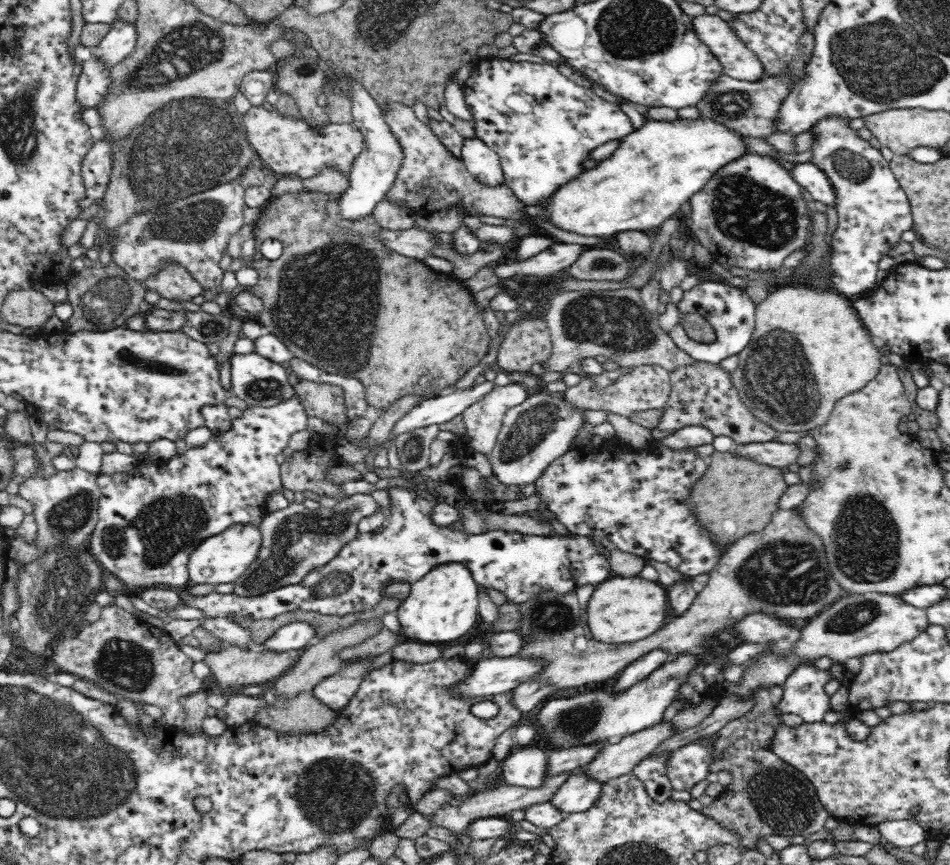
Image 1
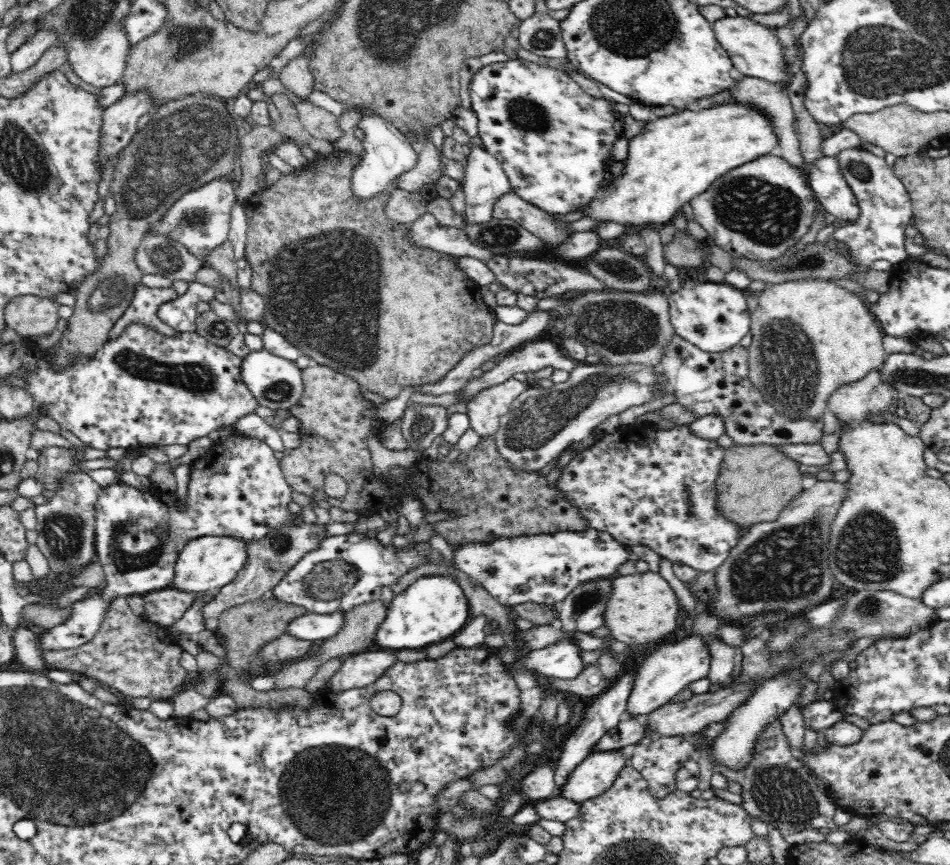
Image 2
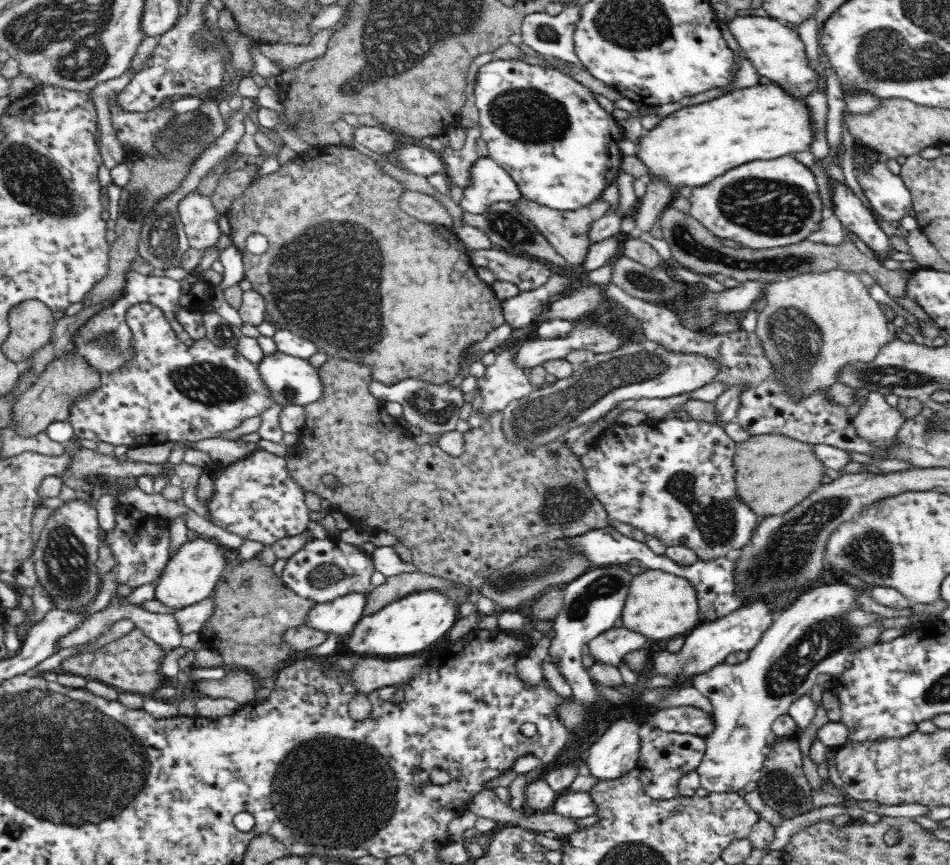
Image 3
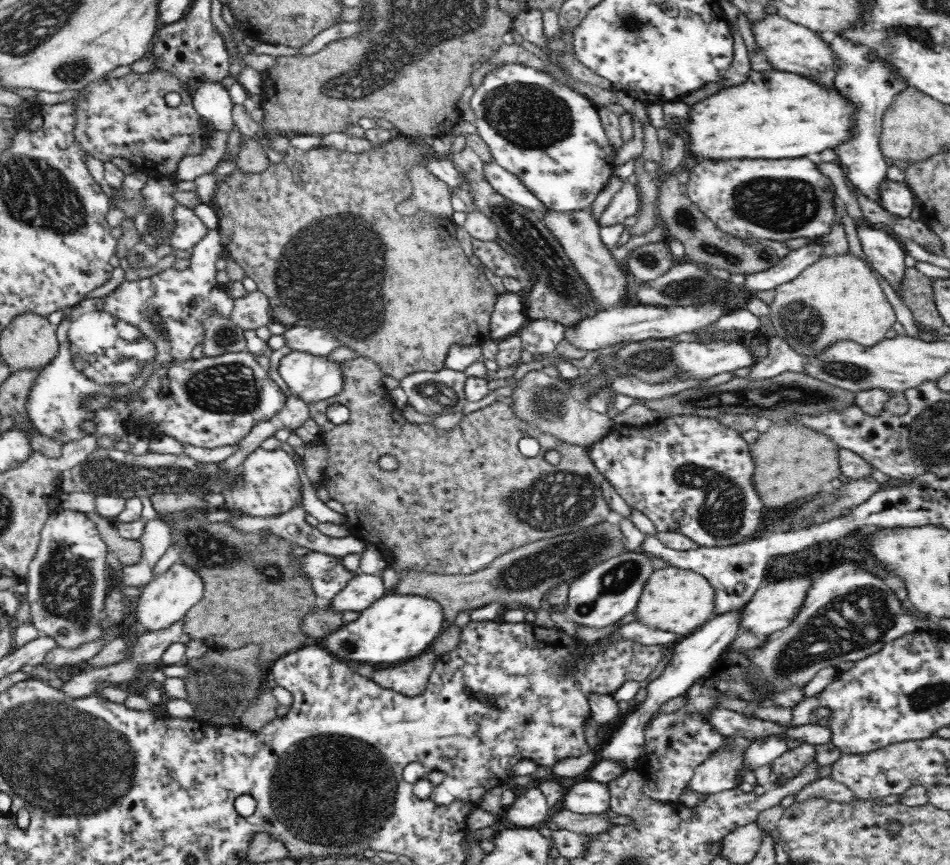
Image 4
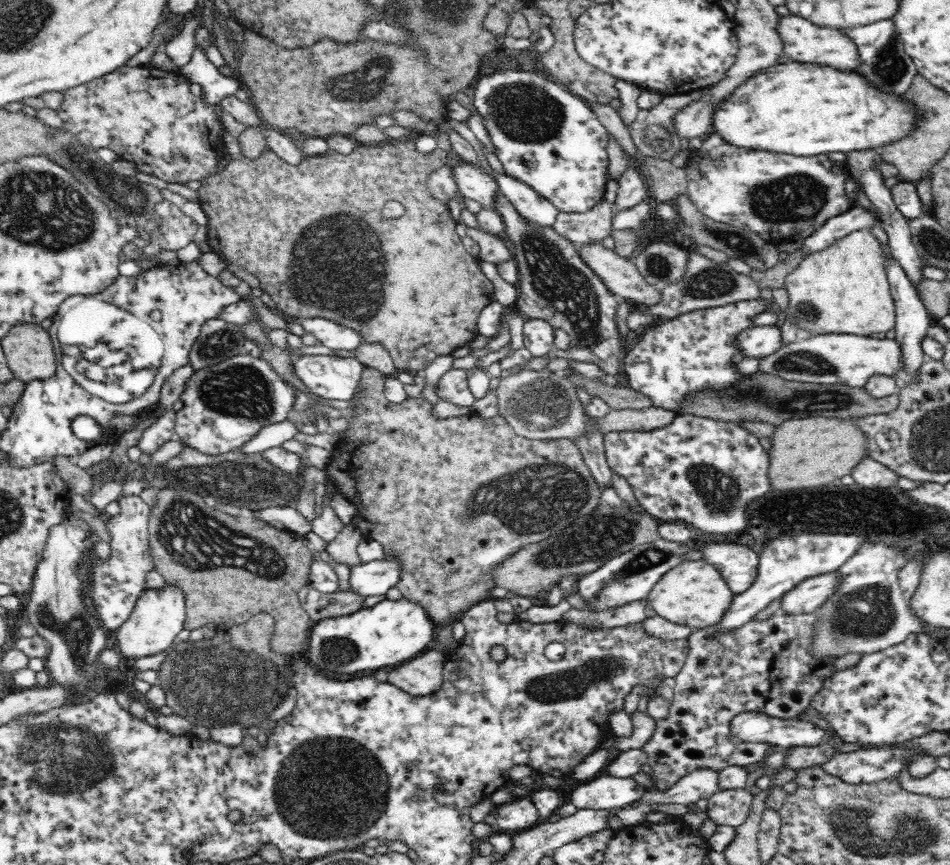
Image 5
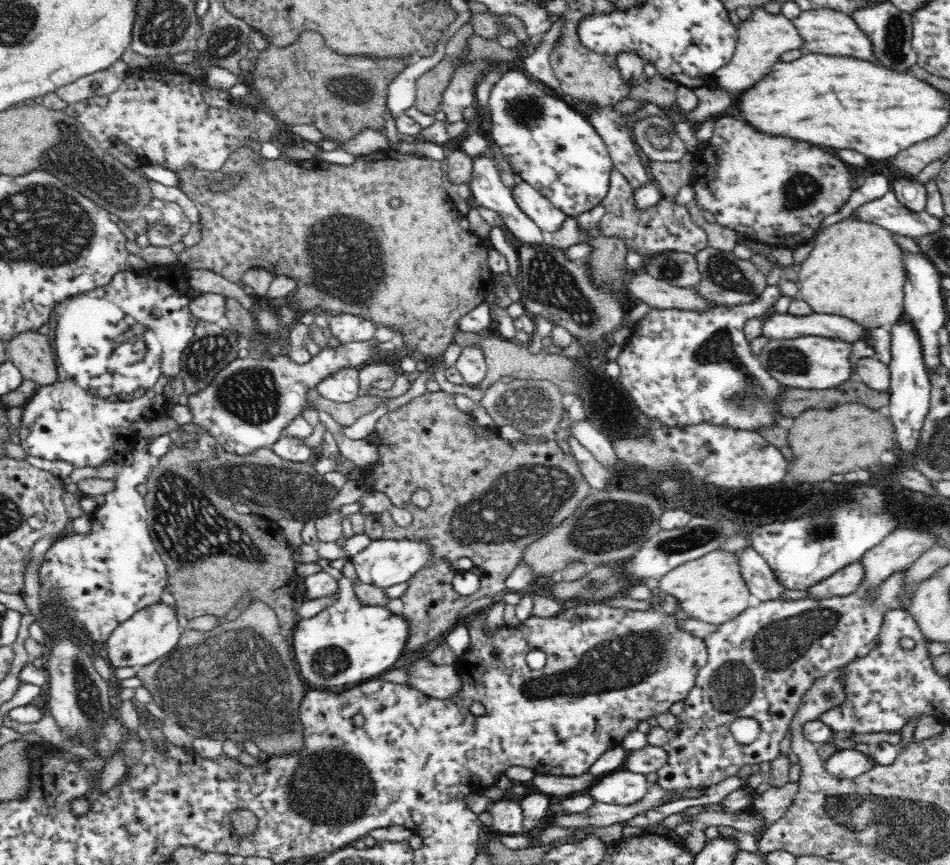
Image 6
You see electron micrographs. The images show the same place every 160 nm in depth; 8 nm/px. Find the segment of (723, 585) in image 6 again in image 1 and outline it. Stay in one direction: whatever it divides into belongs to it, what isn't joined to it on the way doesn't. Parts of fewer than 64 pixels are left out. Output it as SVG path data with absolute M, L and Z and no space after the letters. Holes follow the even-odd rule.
M613 575L611 579L600 583L591 594L585 608L585 622L593 640L604 644L634 643L654 634L664 626L666 620L667 589L661 584L648 582L641 576L621 577Z

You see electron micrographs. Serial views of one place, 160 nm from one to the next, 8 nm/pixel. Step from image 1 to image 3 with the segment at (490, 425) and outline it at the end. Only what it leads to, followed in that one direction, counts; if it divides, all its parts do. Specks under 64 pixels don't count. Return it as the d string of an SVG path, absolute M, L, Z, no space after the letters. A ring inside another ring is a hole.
M508 345L502 350L498 350L496 352L496 362L487 368L483 378L476 380L477 393L473 398L472 410L480 414L482 421L496 411L502 412L513 400L524 398L534 389L528 377L524 375L524 370L517 369L516 363L512 361L512 354L514 354L517 345Z

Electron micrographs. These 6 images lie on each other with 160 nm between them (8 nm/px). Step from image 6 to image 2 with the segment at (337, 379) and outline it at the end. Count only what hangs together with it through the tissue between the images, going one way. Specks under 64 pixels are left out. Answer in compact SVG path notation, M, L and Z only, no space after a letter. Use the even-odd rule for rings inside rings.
M262 349L250 351L240 364L240 379L256 399L258 406L264 406L272 410L289 409L300 400L304 392L301 371L296 367L294 361L286 360L271 352Z

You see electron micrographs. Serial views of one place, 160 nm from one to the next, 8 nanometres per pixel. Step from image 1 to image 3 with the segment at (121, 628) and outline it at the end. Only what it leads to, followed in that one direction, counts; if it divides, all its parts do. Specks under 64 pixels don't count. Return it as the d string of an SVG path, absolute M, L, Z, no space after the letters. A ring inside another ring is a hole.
M135 626L125 636L108 642L93 652L82 652L63 658L57 668L88 679L96 679L116 688L118 691L133 692L143 697L150 697L164 685L164 681L167 679L161 672L161 664L165 656L166 651Z

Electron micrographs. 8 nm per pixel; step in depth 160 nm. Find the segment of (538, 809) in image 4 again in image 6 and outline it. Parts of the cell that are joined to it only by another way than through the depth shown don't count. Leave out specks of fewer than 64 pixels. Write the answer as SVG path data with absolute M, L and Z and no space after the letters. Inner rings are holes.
M496 801L486 805L492 814L494 830L507 834L518 835L523 832L523 810L520 803L515 801Z

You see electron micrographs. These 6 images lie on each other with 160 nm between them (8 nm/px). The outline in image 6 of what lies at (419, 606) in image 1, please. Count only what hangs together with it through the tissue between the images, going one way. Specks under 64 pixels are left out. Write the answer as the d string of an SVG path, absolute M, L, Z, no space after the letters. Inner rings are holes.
M304 544L302 556L297 560L300 563L320 563L324 571L340 584L339 598L336 604L321 610L314 617L302 618L300 624L295 626L293 654L300 676L308 686L338 692L379 678L389 671L406 652L409 624L403 614L394 614L385 605L363 605L354 595L349 579L340 570L330 568L329 560L320 559L318 556L312 546Z

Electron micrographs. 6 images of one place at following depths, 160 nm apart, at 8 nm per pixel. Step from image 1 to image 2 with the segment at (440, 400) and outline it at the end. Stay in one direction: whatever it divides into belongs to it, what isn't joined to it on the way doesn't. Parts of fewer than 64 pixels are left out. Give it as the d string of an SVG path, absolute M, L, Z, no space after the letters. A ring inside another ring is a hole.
M535 339L533 341L523 344L518 349L506 353L496 360L496 366L490 371L483 373L480 377L472 378L456 392L457 397L453 404L468 404L479 392L487 388L495 387L497 384L508 380L516 372L533 372L546 368L546 366L553 366L555 369L562 369L568 374L574 370L575 364L571 363L567 358L566 353L559 345L553 341Z

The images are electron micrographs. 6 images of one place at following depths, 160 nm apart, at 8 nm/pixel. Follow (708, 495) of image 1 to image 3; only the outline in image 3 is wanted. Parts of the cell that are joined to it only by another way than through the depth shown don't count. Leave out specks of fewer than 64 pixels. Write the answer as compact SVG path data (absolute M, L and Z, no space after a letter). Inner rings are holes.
M784 435L750 436L736 446L734 485L736 497L758 516L776 516L792 510L822 482L824 465L816 459L812 445Z

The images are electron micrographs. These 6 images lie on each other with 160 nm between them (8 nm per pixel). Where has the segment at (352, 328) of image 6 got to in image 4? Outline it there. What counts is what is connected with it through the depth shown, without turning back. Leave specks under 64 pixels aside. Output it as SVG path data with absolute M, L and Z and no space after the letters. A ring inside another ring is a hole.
M288 326L283 332L285 346L294 352L307 352L314 356L327 356L339 346L338 341L318 327Z

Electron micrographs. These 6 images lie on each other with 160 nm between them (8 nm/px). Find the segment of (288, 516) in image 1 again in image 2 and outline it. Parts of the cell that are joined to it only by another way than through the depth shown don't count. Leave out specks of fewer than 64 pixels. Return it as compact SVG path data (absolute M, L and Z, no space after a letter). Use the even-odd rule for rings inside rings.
M292 515L288 523L268 532L267 536L260 540L248 541L248 562L236 580L216 591L214 600L203 606L205 623L208 629L216 631L219 623L219 616L230 607L257 601L269 590L273 590L288 576L288 572L300 562L306 554L320 550L322 542L328 540L325 534L325 527L328 524L316 522L306 523L300 516Z

